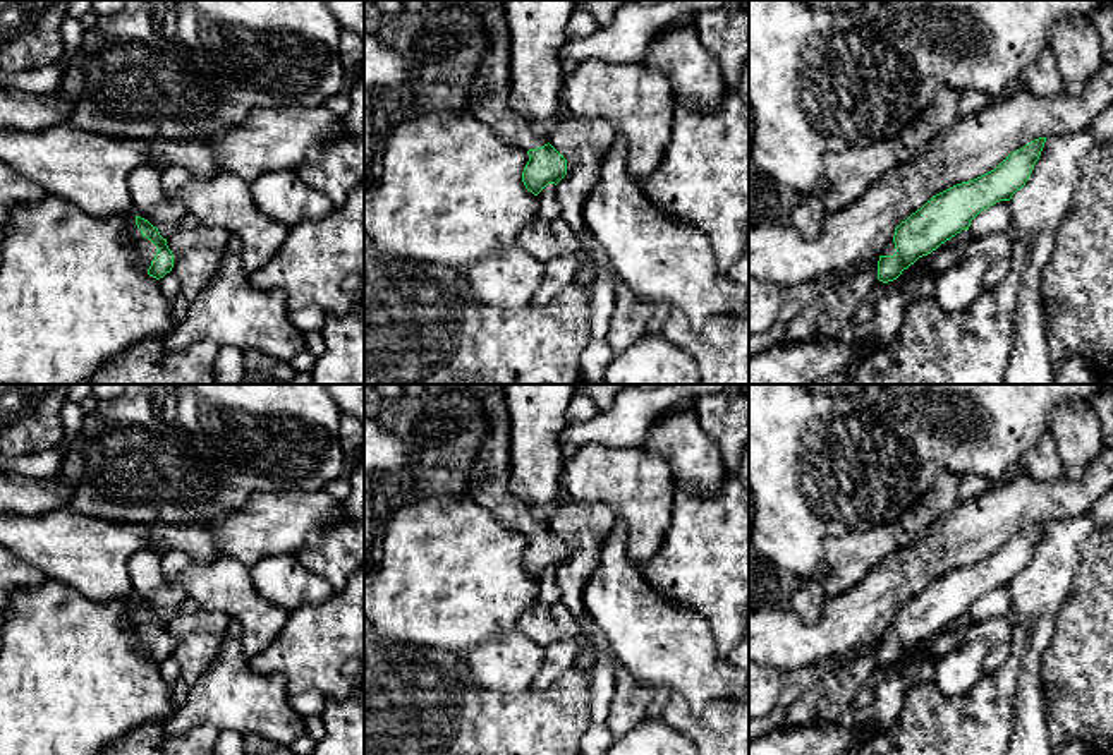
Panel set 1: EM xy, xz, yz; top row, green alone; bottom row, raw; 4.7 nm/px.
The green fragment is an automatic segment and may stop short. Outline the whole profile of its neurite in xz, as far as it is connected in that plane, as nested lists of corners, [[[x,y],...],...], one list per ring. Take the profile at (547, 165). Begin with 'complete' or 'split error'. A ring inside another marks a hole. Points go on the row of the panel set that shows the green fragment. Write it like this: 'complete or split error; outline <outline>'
split error; outline [[[424,0],[433,7],[465,5],[477,10],[490,36],[490,50],[477,69],[469,105],[471,115],[484,122],[507,146],[526,149],[529,161],[522,172],[527,190],[538,196],[548,184],[558,184],[567,175],[567,160],[550,142],[548,137],[532,130],[531,124],[508,106],[510,94],[510,33],[503,0]]]

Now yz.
split error; outline [[[1046,137],[1008,154],[994,170],[933,196],[921,209],[895,228],[893,240],[881,251],[878,280],[897,280],[919,257],[969,230],[970,221],[989,206],[1010,201],[1029,180]]]

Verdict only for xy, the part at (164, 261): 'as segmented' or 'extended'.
extended

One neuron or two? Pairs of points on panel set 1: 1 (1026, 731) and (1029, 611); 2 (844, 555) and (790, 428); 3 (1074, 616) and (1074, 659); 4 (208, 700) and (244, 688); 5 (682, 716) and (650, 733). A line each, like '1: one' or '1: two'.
1: one
2: two
3: one
4: one
5: two

